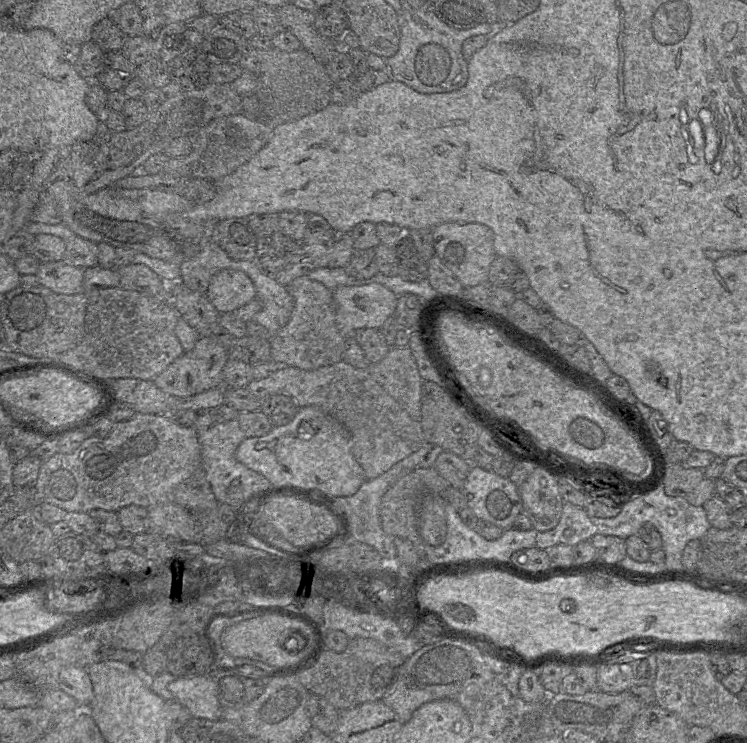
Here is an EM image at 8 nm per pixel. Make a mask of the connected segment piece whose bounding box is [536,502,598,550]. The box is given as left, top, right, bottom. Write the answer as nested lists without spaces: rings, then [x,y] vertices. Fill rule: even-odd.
[[[564,502],[559,523],[547,532],[538,533],[536,547],[542,550],[558,544],[574,547],[583,541],[589,541],[596,534],[597,527],[585,509]]]

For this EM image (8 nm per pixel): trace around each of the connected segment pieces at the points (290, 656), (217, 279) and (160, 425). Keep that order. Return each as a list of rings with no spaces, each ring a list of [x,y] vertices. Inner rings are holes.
[[[267,614],[259,617],[251,617],[235,625],[226,628],[220,637],[224,651],[234,658],[249,658],[261,661],[271,667],[289,667],[304,662],[312,657],[320,647],[320,635],[309,624],[291,619],[286,616]],[[305,630],[310,636],[310,645],[300,651],[287,651],[287,639],[297,632],[297,639],[305,637],[302,635]]]
[[[223,269],[212,276],[205,295],[220,314],[225,314],[254,300],[256,288],[244,272]]]
[[[135,413],[128,420],[115,423],[106,437],[88,437],[72,453],[57,452],[42,462],[34,486],[40,493],[40,504],[48,502],[66,512],[89,513],[94,509],[117,512],[128,505],[151,508],[159,503],[172,502],[173,490],[201,467],[201,448],[194,427],[180,426],[169,415]]]

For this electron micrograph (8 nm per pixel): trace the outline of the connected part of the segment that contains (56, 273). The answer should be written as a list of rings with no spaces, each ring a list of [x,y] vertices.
[[[61,260],[40,263],[35,275],[40,285],[53,292],[73,295],[83,292],[84,271]]]

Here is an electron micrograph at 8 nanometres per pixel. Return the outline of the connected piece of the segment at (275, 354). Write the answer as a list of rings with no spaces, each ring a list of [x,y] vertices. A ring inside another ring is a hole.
[[[308,275],[295,278],[287,290],[294,300],[294,309],[288,323],[270,338],[271,361],[314,370],[343,360],[346,337],[338,329],[332,290]]]

